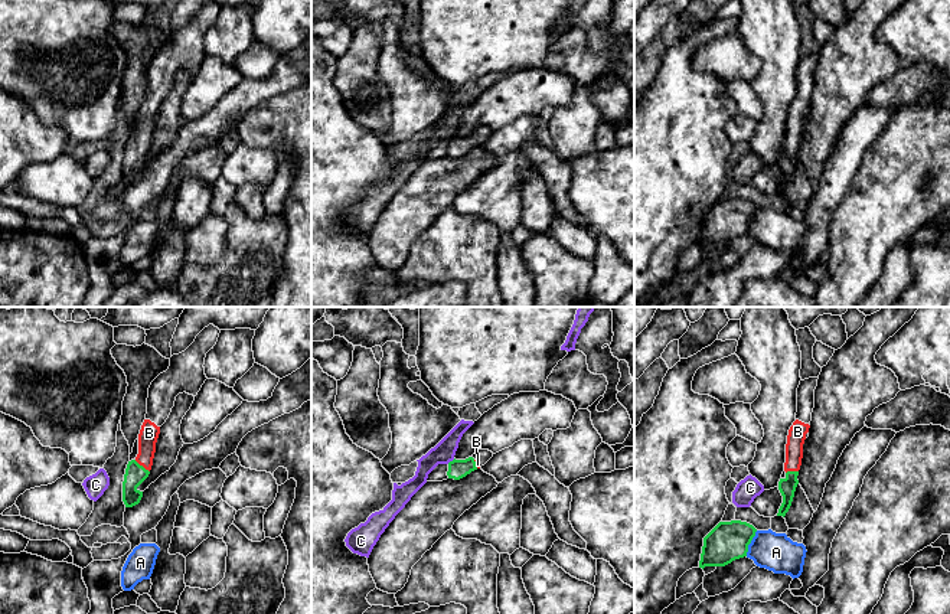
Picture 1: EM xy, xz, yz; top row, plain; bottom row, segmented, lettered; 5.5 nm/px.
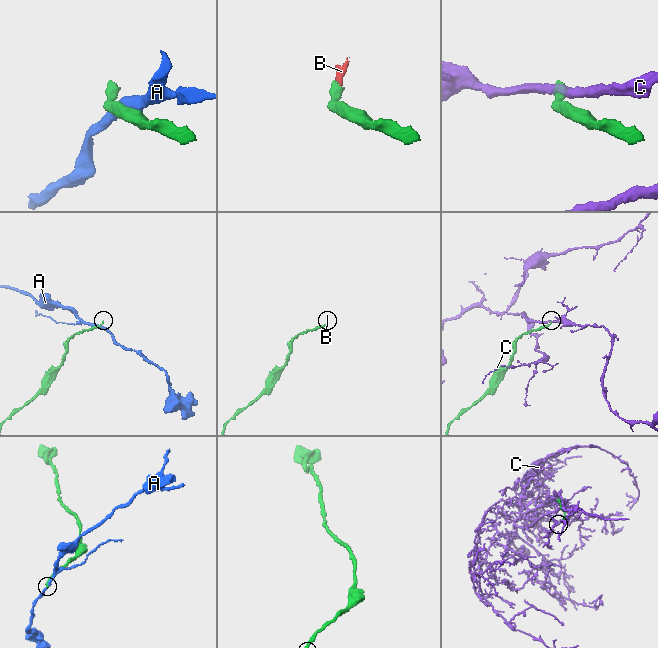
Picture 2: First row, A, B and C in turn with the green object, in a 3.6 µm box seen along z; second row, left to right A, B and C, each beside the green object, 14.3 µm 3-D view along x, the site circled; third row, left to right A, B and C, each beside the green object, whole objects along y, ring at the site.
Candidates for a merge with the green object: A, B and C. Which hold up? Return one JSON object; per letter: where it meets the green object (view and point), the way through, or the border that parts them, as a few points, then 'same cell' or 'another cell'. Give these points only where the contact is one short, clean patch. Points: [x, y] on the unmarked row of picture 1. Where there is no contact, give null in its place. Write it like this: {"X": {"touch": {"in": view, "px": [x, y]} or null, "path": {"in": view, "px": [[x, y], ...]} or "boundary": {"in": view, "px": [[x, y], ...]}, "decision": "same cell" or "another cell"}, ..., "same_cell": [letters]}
{"A": {"touch": {"in": "yz", "px": [750, 219]}, "decision": "another cell"}, "B": {"touch": {"in": "xy", "px": [141, 143]}, "path": {"in": "xy", "px": [[134, 152], [141, 143], [149, 110]]}, "decision": "same cell"}, "C": {"touch": {"in": "xz", "px": [450, 139]}, "boundary": {"in": "xz", "px": [[454, 136], [447, 140]]}, "decision": "another cell"}, "same_cell": ["B"]}

